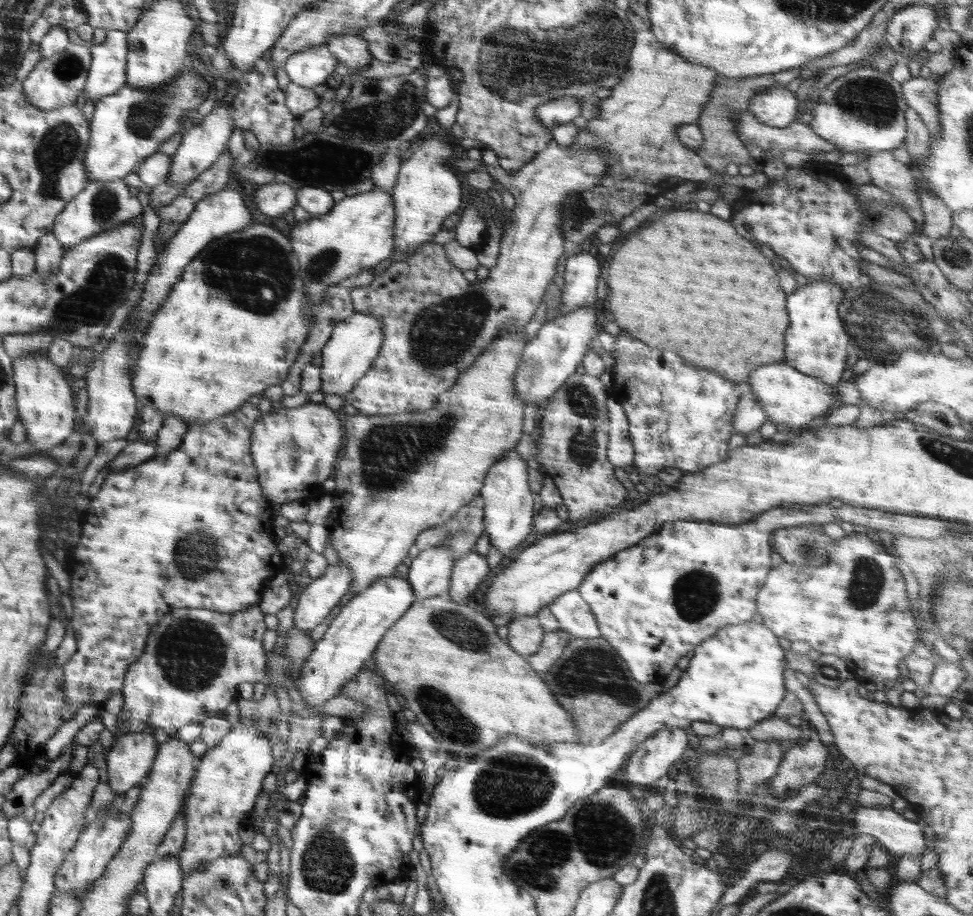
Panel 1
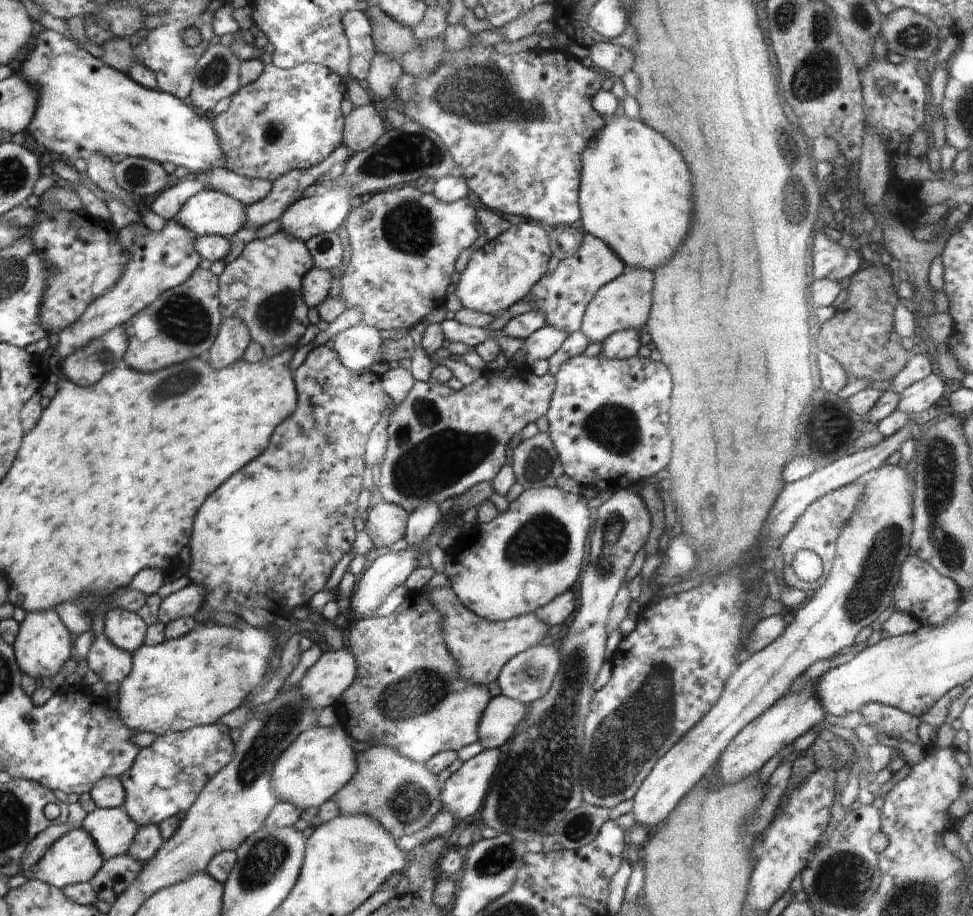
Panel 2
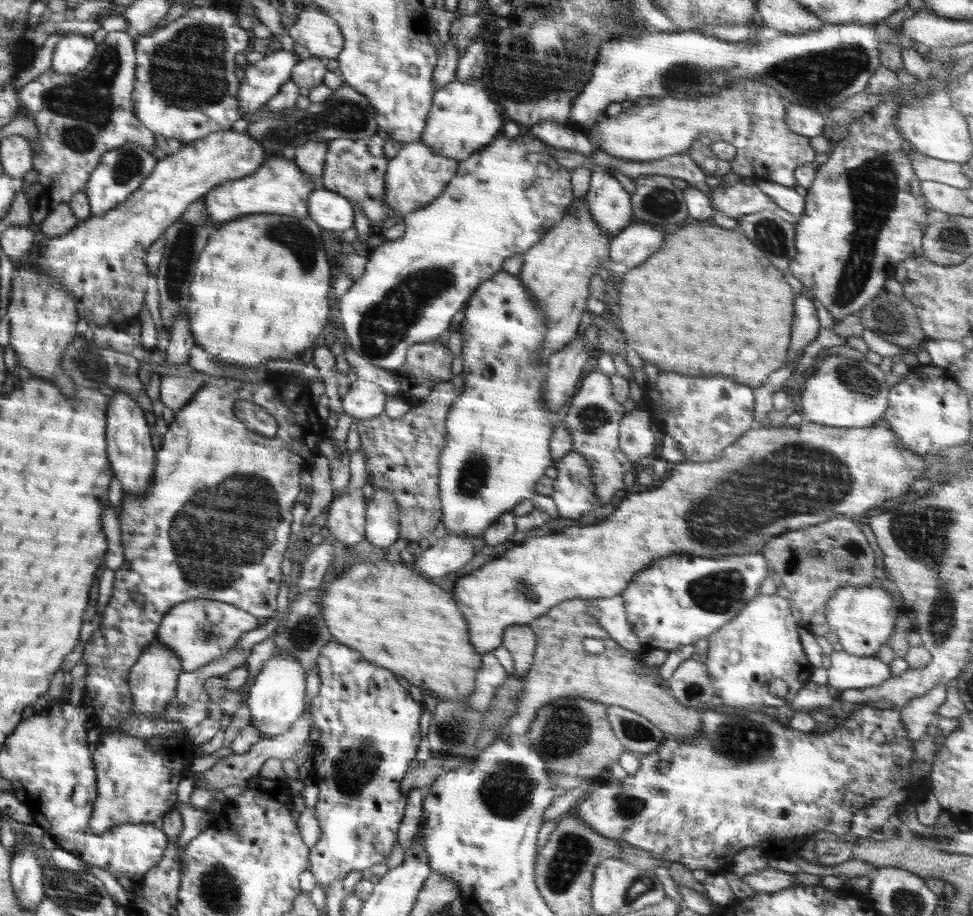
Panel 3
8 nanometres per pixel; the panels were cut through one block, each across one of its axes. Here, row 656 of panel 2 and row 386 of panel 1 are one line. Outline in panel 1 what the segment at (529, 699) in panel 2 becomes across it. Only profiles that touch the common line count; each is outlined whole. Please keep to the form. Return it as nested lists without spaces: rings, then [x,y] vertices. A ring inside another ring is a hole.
[[[599,303],[587,304],[568,314],[556,316],[546,321],[536,337],[525,344],[521,352],[521,362],[517,364],[514,388],[517,397],[526,405],[528,402],[536,402],[543,406],[562,384],[576,373],[586,351],[591,349],[590,341],[602,331],[596,323],[596,316],[602,310],[603,307]]]

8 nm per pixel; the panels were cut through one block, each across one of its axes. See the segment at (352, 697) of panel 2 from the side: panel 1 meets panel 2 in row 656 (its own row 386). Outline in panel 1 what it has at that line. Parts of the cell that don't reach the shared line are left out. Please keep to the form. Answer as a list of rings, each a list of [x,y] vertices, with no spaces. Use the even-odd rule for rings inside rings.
[[[555,141],[550,142],[544,150],[537,152],[535,158],[520,170],[516,172],[508,172],[502,169],[500,166],[493,168],[488,166],[487,172],[490,177],[494,179],[498,184],[502,185],[503,188],[510,191],[510,194],[514,196],[516,204],[511,212],[511,223],[509,227],[506,227],[506,234],[502,236],[502,241],[500,242],[500,254],[497,259],[497,264],[495,267],[489,269],[489,275],[487,279],[477,279],[474,282],[466,282],[462,272],[458,270],[446,256],[446,251],[442,250],[442,245],[427,243],[422,246],[420,252],[413,253],[405,261],[396,261],[392,263],[384,273],[380,276],[375,277],[374,280],[365,287],[353,288],[351,290],[351,301],[353,302],[353,309],[355,312],[369,312],[374,318],[377,318],[378,322],[381,322],[381,328],[383,328],[383,341],[381,342],[380,352],[378,356],[374,359],[373,365],[370,370],[366,371],[366,375],[362,376],[358,383],[354,385],[355,387],[351,389],[350,392],[344,395],[345,404],[350,404],[360,411],[362,414],[368,416],[376,415],[391,415],[400,414],[416,411],[425,411],[432,408],[438,397],[446,392],[449,388],[452,388],[460,374],[464,372],[467,368],[470,368],[471,364],[478,356],[480,356],[487,348],[491,342],[498,338],[503,333],[503,328],[509,326],[509,324],[517,324],[517,326],[525,326],[529,320],[534,316],[538,305],[543,300],[544,293],[552,282],[553,278],[560,273],[560,265],[558,265],[558,259],[563,255],[564,252],[564,235],[562,235],[561,229],[561,216],[560,207],[561,204],[570,196],[577,194],[577,192],[584,192],[590,187],[596,187],[598,183],[602,183],[602,178],[608,175],[608,160],[610,160],[609,154],[603,152],[603,150],[598,149],[585,149],[585,150],[573,150],[568,149],[561,150],[560,146],[557,145]]]

